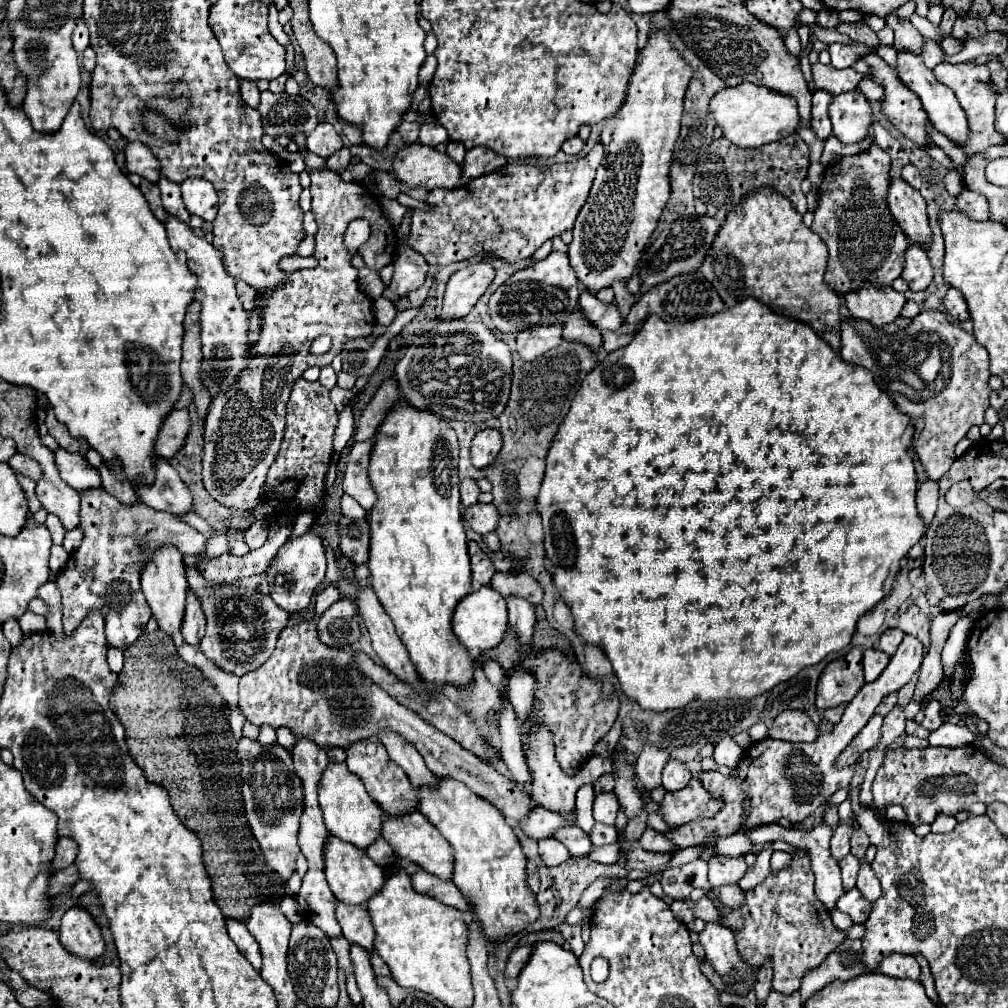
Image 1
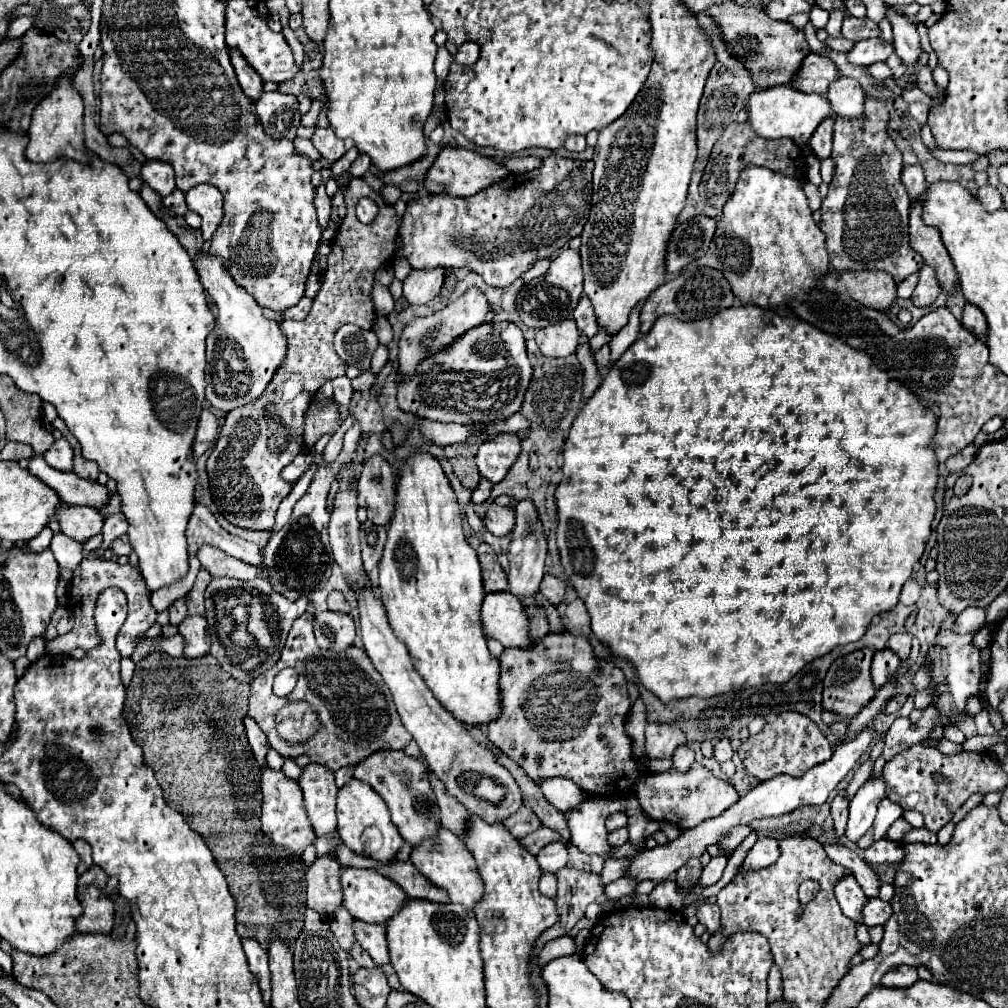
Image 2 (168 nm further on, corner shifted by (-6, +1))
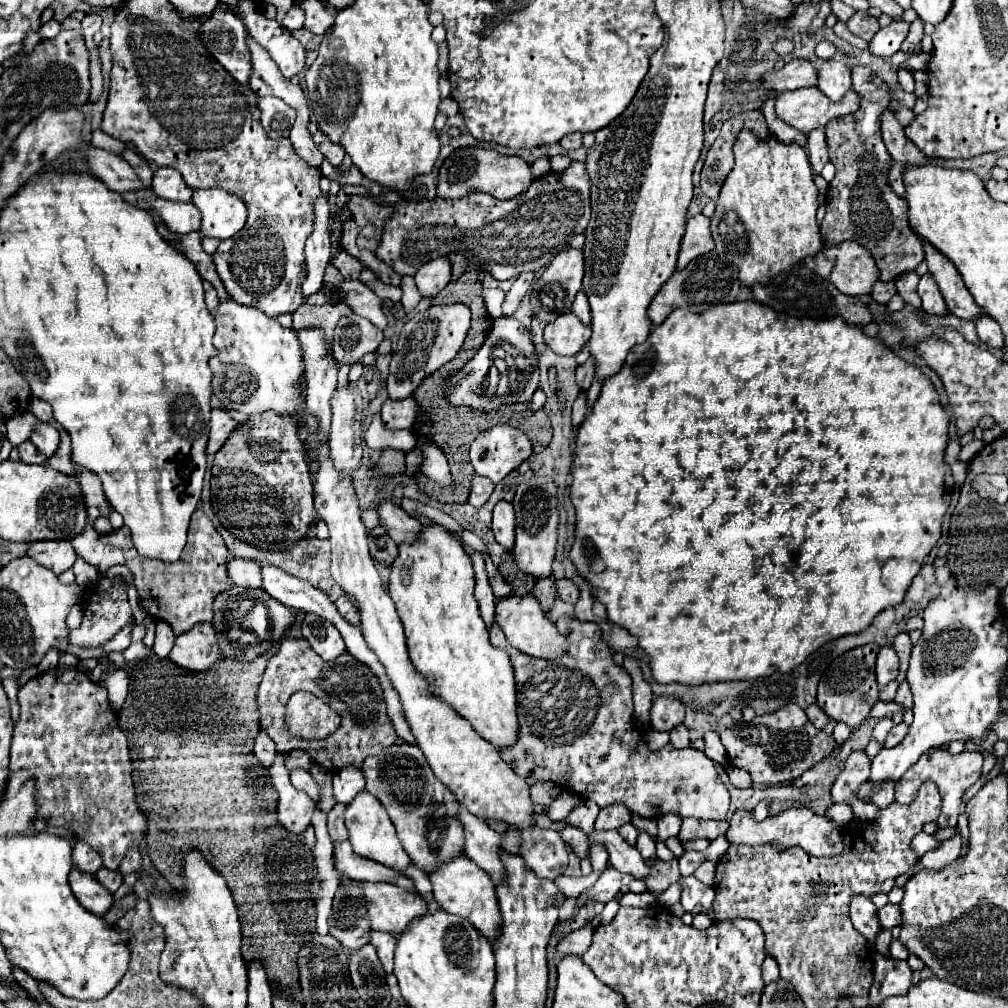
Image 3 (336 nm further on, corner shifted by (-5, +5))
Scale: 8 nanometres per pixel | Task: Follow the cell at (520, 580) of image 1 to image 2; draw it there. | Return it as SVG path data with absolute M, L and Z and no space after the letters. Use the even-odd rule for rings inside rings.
M547 574L547 576L543 578L543 582L541 582L539 592L541 592L543 596L547 596L547 600L549 600L553 606L559 606L559 604L563 602L563 598L565 598L565 584L563 584L559 578Z

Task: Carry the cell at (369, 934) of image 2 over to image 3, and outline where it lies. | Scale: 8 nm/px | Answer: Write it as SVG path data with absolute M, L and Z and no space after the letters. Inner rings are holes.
M370 932L370 944L376 948L384 970L390 974L392 972L392 958L394 958L396 936L388 934L388 932Z

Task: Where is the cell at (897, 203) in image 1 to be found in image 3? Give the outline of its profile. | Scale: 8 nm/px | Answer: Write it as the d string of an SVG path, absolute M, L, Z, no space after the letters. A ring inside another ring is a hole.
M922 242L922 248L924 248L924 260L928 264L928 270L934 276L946 300L948 310L960 318L970 318L970 320L978 318L982 314L982 308L974 302L972 294L964 286L956 266L952 266L952 262L944 258L944 254L938 254L938 250L930 242Z

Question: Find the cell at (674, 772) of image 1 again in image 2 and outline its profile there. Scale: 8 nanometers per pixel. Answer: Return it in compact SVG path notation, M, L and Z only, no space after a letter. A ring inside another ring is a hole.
M681 746L675 750L673 754L673 766L677 770L689 770L689 766L695 762L695 756L693 756L693 750L689 746Z

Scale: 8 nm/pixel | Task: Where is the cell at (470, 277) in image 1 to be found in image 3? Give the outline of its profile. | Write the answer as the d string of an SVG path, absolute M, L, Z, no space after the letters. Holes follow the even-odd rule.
M462 302L448 306L432 306L426 312L418 312L414 318L410 318L400 332L398 346L390 362L390 374L386 380L388 396L394 400L412 396L426 376L442 368L458 354L468 328L470 328L470 310Z

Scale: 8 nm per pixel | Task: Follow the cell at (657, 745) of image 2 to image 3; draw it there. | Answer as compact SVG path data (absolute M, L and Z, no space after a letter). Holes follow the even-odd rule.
M656 698L650 710L650 726L656 732L670 732L674 726L682 724L684 706L676 698Z

